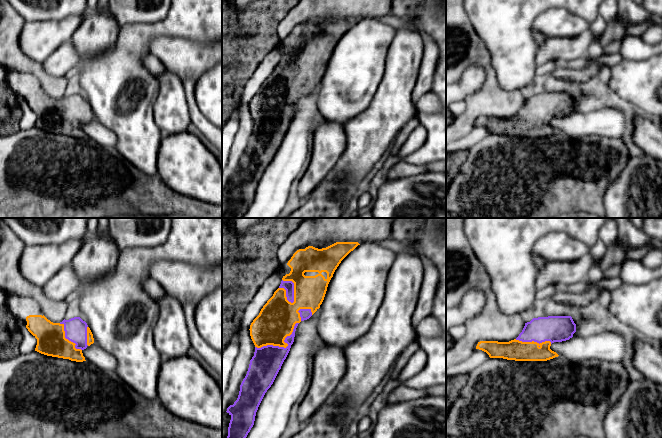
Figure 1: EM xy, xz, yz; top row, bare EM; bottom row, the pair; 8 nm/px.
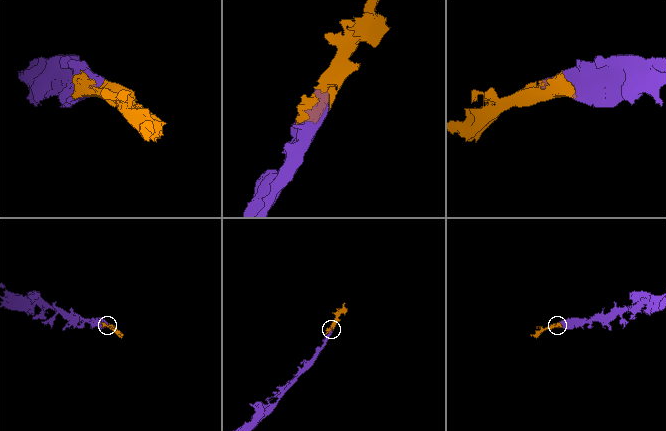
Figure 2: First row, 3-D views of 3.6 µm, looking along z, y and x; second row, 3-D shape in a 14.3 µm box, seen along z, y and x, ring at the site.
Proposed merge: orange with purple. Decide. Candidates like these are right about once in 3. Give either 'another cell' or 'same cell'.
same cell

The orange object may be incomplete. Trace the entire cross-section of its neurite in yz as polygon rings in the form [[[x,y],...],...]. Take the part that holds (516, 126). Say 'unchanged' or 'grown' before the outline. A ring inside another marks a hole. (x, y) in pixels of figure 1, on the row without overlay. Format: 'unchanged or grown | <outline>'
grown | [[[571,92],[533,94],[519,112],[509,118],[480,117],[476,125],[486,128],[490,134],[515,137],[547,137],[559,131],[550,125],[554,118],[569,116],[576,108]]]

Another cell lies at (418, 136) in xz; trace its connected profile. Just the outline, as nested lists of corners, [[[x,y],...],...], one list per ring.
[[[420,124],[411,132],[397,156],[404,158],[405,156],[417,151],[425,143],[427,136],[428,133],[426,129]]]

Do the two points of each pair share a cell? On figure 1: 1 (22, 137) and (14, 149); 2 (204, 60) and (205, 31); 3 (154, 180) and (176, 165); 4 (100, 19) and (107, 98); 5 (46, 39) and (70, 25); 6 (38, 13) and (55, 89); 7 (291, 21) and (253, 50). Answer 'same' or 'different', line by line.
1: same
2: different
3: different
4: different
5: same
6: different
7: different

